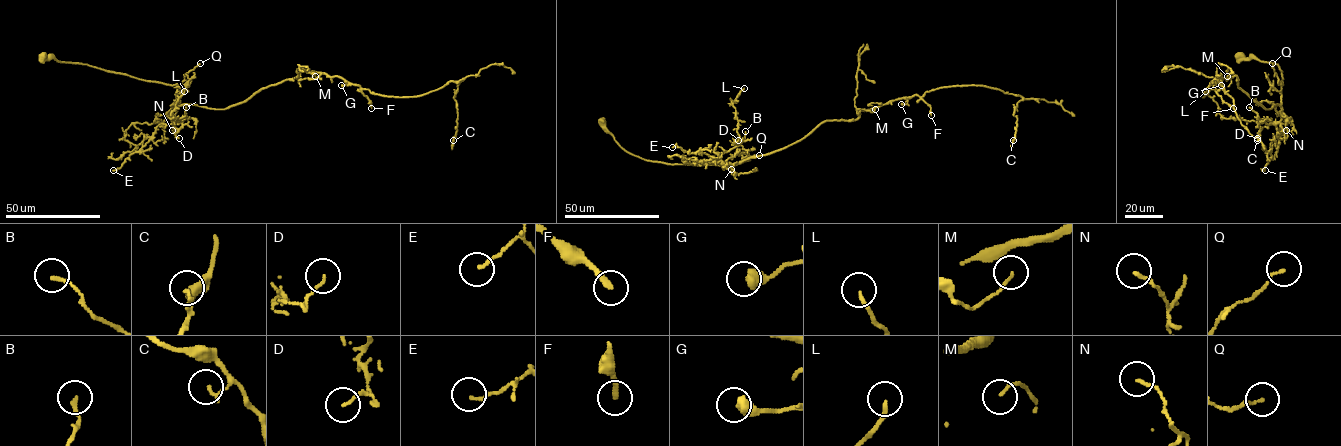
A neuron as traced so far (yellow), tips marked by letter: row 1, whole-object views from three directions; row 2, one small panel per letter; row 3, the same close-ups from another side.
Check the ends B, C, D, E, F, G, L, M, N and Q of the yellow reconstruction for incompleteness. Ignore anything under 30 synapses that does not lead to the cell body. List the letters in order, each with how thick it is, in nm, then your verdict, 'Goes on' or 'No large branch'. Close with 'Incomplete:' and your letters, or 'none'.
B: Thickness 170 nm. No large branch
C: Thickness 150 nm. No large branch
D: Thickness 100 nm. No large branch
E: Thickness 130 nm. No large branch
F: Thickness 220 nm. Goes on
G: Thickness 550 nm. No large branch
L: Thickness 160 nm. No large branch
M: Thickness 120 nm. No large branch
N: Thickness 140 nm. No large branch
Q: Thickness 110 nm. No large branch
Incomplete: F

